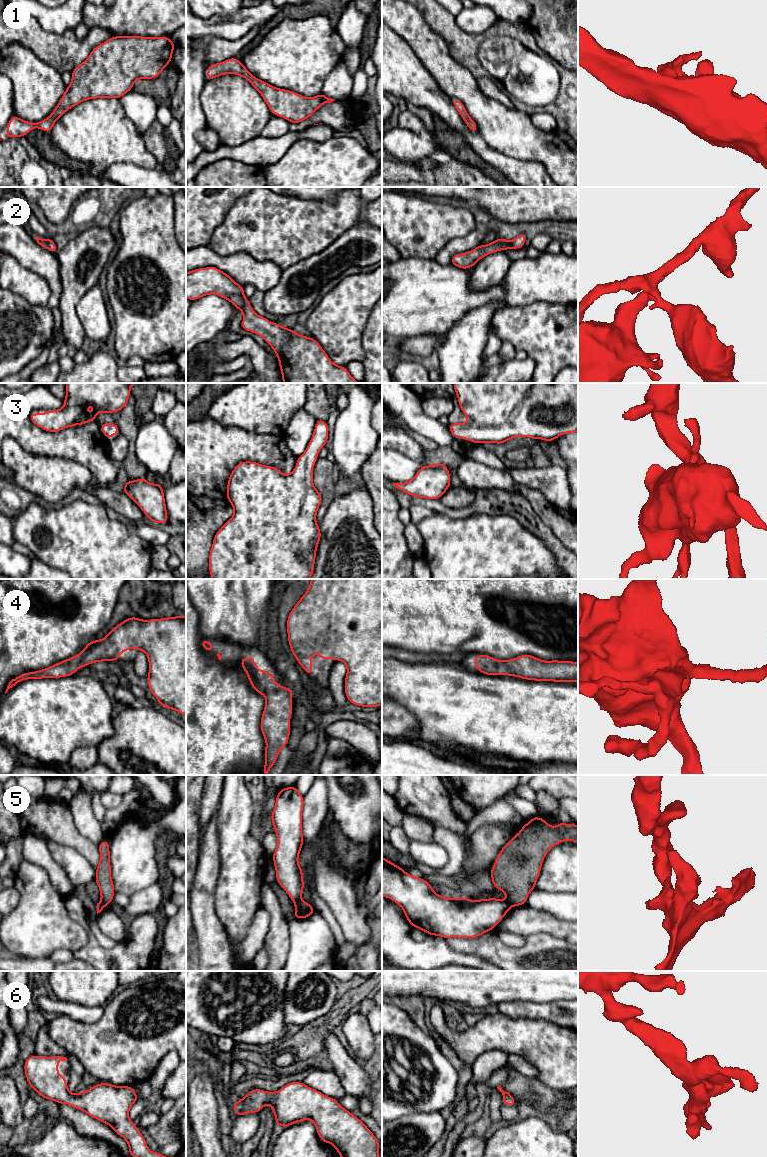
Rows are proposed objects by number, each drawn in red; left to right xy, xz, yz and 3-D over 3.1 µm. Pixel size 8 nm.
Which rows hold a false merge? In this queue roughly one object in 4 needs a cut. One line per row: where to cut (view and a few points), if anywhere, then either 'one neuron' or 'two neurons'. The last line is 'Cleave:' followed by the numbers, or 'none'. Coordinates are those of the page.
1: cut none; one neuron
2: cut none; one neuron
3: cut none; one neuron
4: cut none; one neuron
5: cut yz (506, 900), (510, 906); two neurons
6: cut none; one neuron
Cleave: 5

